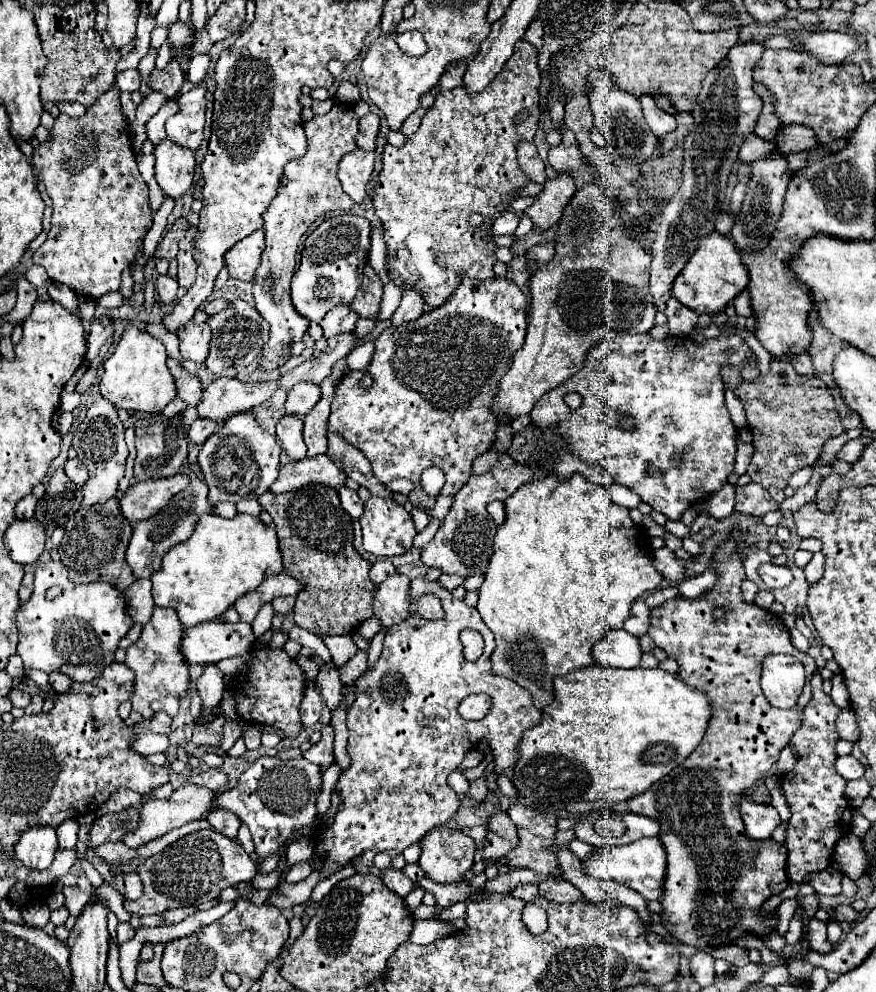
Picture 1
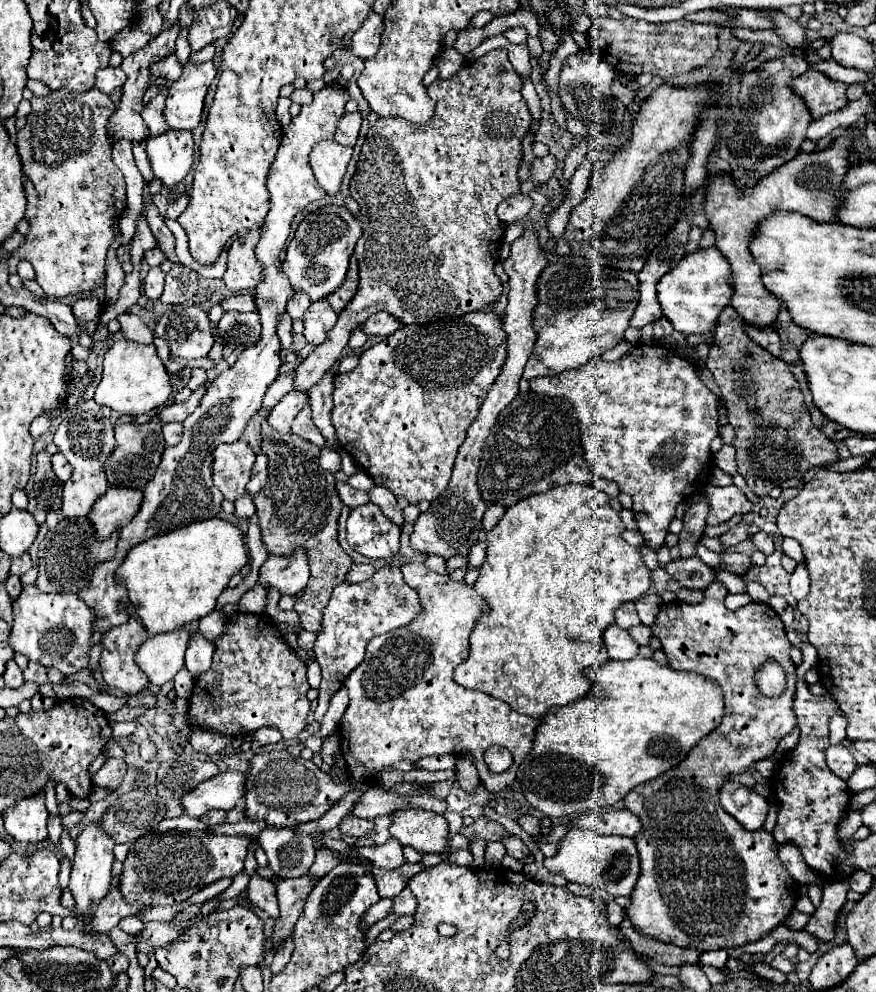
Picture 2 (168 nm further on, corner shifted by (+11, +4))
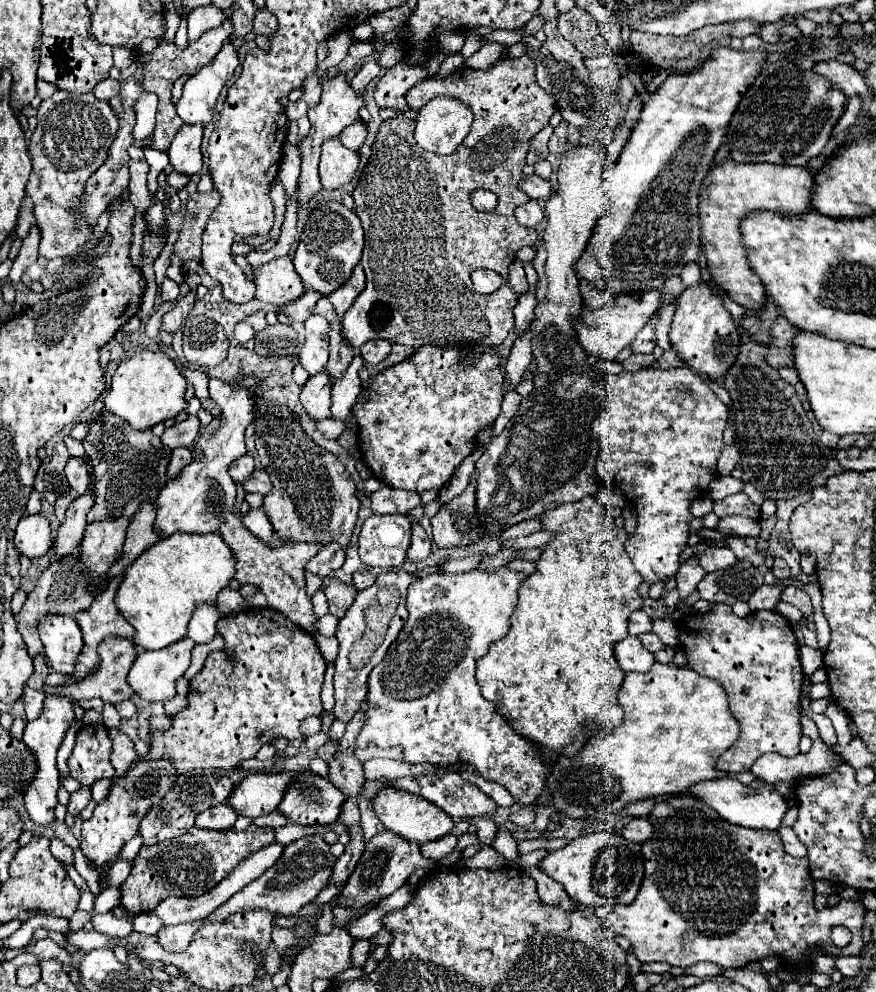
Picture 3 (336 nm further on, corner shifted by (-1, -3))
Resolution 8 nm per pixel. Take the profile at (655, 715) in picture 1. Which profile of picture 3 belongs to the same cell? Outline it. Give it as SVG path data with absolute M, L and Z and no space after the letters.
M654 664L646 674L640 672L628 672L620 690L620 706L626 712L624 714L624 722L614 728L614 730L596 730L592 740L588 740L588 744L582 748L582 752L576 758L566 758L560 756L560 762L556 762L556 766L552 766L550 776L546 778L552 802L556 806L558 812L564 812L568 818L588 818L588 816L596 816L596 812L620 812L620 808L624 808L624 804L630 804L632 800L640 800L640 796L664 796L664 792L672 792L672 788L688 788L688 784L696 782L696 780L708 780L708 778L718 778L722 776L720 770L716 768L716 760L720 758L722 752L726 752L736 738L740 736L740 724L736 722L736 718L732 716L730 708L728 708L728 696L724 692L724 688L720 688L720 684L716 680L704 678L698 672L690 670L690 668L680 668L674 664Z

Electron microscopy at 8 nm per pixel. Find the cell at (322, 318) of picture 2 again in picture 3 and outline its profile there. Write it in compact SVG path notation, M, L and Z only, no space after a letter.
M312 314L306 322L306 342L300 350L300 364L312 376L322 372L328 362L328 320Z

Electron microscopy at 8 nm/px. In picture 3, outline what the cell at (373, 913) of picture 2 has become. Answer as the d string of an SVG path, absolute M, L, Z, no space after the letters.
M360 940L352 946L352 966L354 968L362 968L366 964L368 958L368 950L370 950L370 940Z

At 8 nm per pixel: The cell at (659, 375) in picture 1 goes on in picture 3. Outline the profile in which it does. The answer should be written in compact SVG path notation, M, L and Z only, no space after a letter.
M642 368L634 374L622 372L616 376L608 376L608 432L600 434L600 442L602 442L602 452L598 456L596 462L596 472L604 482L614 482L616 488L622 490L622 494L636 506L638 512L638 528L636 532L626 540L626 552L632 558L636 570L642 574L644 582L648 584L656 584L656 582L668 582L670 578L676 576L678 568L680 568L680 554L686 548L686 540L690 536L690 522L692 522L692 514L690 514L690 502L702 494L706 494L710 490L710 482L716 478L716 460L724 448L724 440L722 440L722 430L726 426L728 420L728 408L720 402L720 398L710 390L710 386L696 376L696 372L692 372L690 368L672 368L672 370L652 370L652 368Z

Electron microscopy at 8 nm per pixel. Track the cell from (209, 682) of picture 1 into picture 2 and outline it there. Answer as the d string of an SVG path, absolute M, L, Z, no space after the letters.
M192 623L186 629L194 637L192 645L188 645L188 649L186 649L186 669L192 675L192 679L196 679L196 675L204 675L206 669L210 669L214 647L200 635L198 623Z

